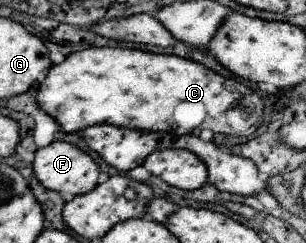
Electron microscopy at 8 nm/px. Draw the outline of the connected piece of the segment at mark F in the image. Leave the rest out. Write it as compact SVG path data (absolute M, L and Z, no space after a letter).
M54 140L50 145L38 148L32 163L36 179L47 189L56 193L72 193L74 196L84 195L97 187L98 165L88 153L80 151L74 144Z

